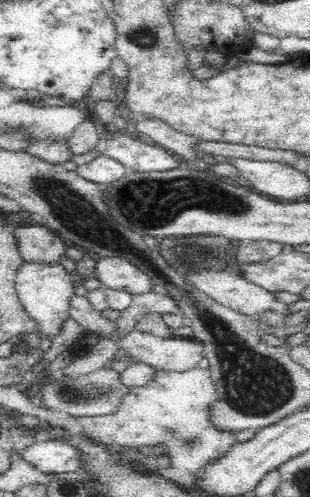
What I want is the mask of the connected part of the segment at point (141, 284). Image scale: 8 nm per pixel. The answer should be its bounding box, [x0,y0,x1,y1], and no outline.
[97,257,155,296]

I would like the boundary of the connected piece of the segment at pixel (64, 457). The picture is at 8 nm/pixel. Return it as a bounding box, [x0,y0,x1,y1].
[17,440,79,474]

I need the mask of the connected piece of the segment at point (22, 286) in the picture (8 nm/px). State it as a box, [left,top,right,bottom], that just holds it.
[15,262,76,345]

